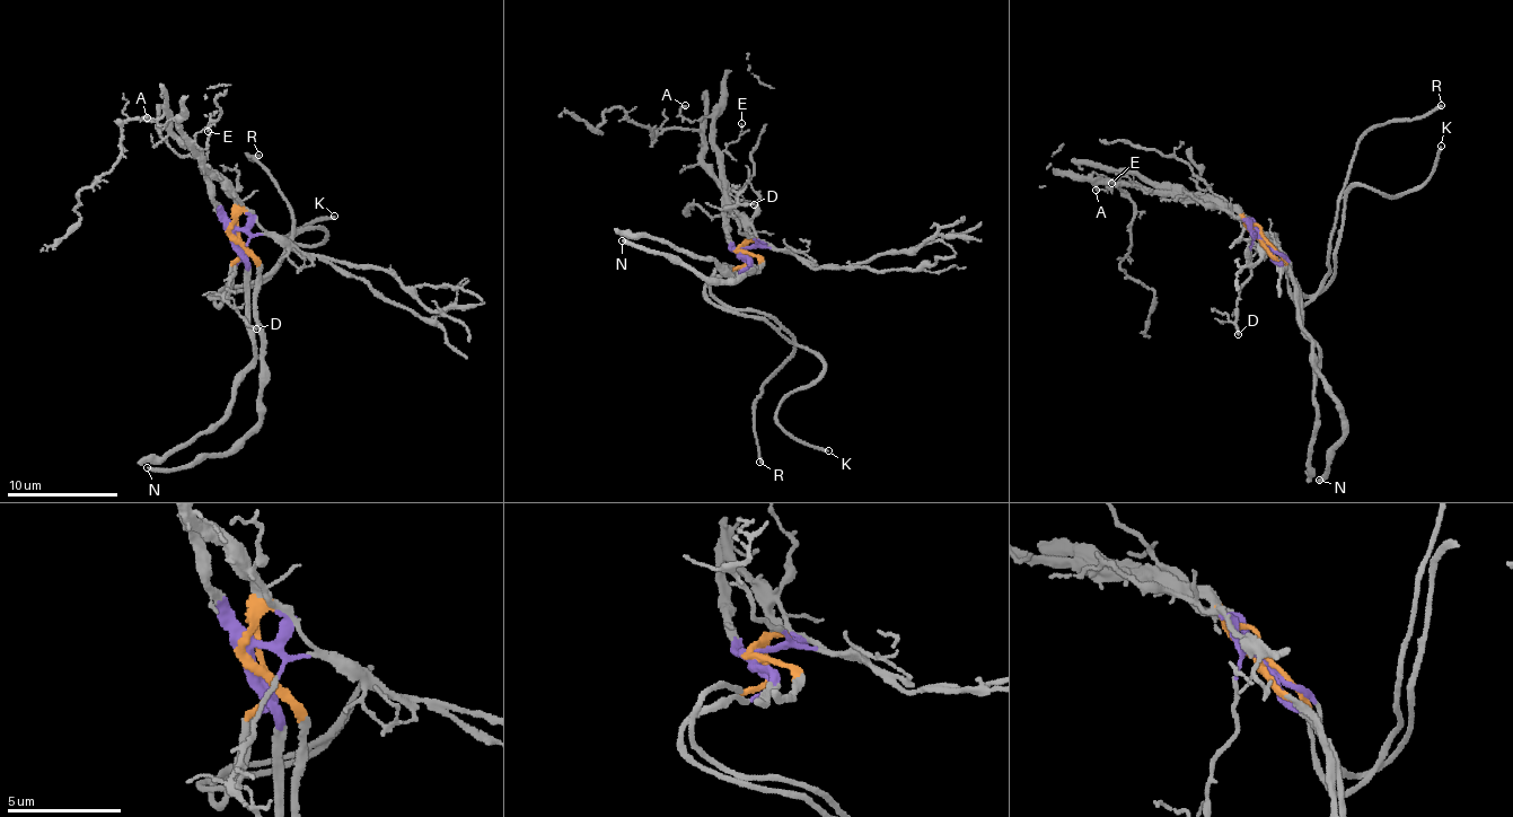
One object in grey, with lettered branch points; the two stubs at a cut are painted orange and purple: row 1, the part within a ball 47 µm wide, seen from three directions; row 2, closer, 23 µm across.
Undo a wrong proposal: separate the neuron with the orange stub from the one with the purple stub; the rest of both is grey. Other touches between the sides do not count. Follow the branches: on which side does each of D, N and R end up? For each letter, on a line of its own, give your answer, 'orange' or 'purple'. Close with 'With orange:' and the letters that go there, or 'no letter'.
D: purple
N: orange
R: orange
With orange: N, R

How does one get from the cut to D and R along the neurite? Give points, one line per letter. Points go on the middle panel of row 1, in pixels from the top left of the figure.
D: (741, 254), (745, 247), (758, 242), (740, 230), (728, 208), (754, 204)
R: (741, 254), (746, 262), (715, 270), (718, 300), (764, 312), (792, 337), (793, 357), (754, 409), (761, 463)

